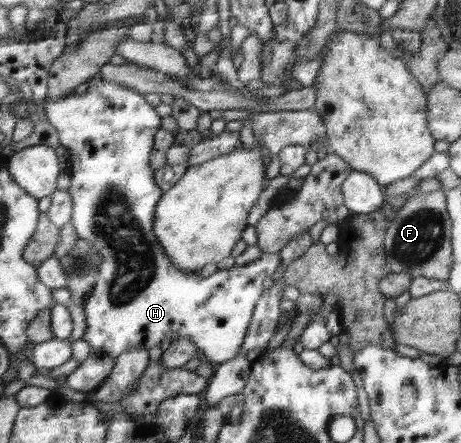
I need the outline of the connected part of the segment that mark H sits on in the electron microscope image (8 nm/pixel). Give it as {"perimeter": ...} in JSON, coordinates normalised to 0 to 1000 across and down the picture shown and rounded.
{"perimeter":[[[217,181],[204,194],[195,196],[195,205],[180,217],[154,212],[137,219],[132,226],[106,223],[98,230],[98,248],[104,257],[108,275],[124,289],[130,300],[134,325],[154,339],[156,368],[156,422],[150,433],[161,447],[161,490],[156,506],[165,512],[169,533],[187,537],[200,546],[206,564],[223,580],[217,616],[208,652],[202,657],[197,673],[184,686],[184,704],[189,713],[189,743],[184,747],[182,767],[197,779],[197,799],[228,806],[260,806],[265,799],[280,795],[293,786],[312,781],[319,790],[332,790],[338,781],[354,781],[356,772],[369,763],[384,770],[399,758],[412,758],[427,777],[427,786],[443,795],[449,813],[458,815],[495,815],[512,806],[521,797],[521,781],[529,772],[529,763],[538,754],[540,734],[547,727],[547,709],[553,704],[557,677],[564,677],[566,659],[570,659],[570,628],[584,628],[601,614],[601,605],[610,600],[607,571],[570,571],[555,587],[538,596],[518,600],[505,598],[499,605],[471,607],[462,619],[440,625],[432,614],[395,607],[377,598],[373,582],[364,576],[358,558],[349,551],[347,537],[338,526],[338,479],[347,465],[349,449],[356,442],[354,429],[345,424],[341,406],[336,406],[336,379],[330,375],[330,352],[336,345],[336,302],[341,302],[354,284],[349,257],[341,253],[341,244],[332,235],[323,235],[315,223],[315,212],[289,196],[280,196],[267,187],[249,183]]]}

